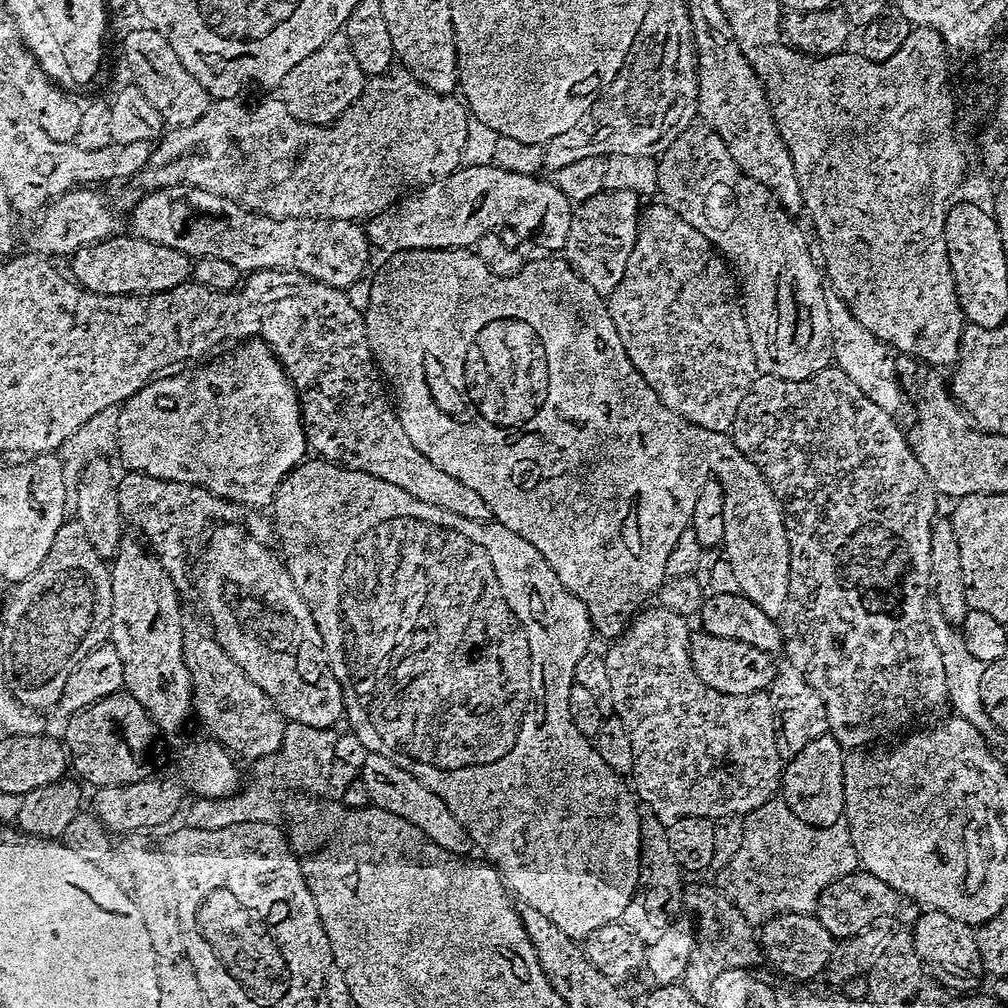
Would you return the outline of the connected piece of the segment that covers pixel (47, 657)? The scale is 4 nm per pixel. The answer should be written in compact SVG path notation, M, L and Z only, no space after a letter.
M68 518L65 519L64 524L58 530L54 546L50 546L50 554L46 554L42 566L38 566L38 570L34 570L34 574L30 574L30 578L21 580L11 591L12 601L9 602L8 609L4 612L4 636L8 639L8 652L12 655L8 660L8 665L6 665L8 679L12 685L12 693L19 698L20 703L26 708L45 710L44 708L53 707L55 709L62 698L62 690L66 690L66 681L70 678L70 674L74 674L74 670L78 670L78 665L81 664L82 658L86 658L86 654L90 654L90 650L102 646L111 637L112 574L109 561L103 560L98 554L98 550L94 550L94 546L90 546L90 542L78 521L74 518Z

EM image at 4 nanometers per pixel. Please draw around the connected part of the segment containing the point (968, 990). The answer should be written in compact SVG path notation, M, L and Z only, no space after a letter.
M924 910L915 922L911 937L927 971L942 987L953 994L972 994L979 989L976 987L979 986L980 979L985 979L986 973L978 954L973 925L958 922L958 918L950 918L950 914L945 912Z

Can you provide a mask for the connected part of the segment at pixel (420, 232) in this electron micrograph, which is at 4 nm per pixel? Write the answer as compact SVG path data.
M495 163L484 166L461 166L454 174L442 178L438 182L428 184L415 194L409 194L402 200L396 201L382 214L371 216L363 225L364 233L368 235L368 243L388 256L396 256L400 252L414 250L446 250L447 248L471 249L482 238L482 234L490 234L497 230L509 228L517 232L524 240L545 248L545 253L563 253L566 238L570 234L570 213L574 205L571 200L558 190L551 179L539 180L540 176L533 174L518 174L510 170L497 168Z

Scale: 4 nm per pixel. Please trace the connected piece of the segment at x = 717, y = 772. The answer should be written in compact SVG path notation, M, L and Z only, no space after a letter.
M648 606L632 617L622 635L607 645L608 652L603 653L606 662L607 677L611 681L611 692L614 693L614 715L621 720L630 730L630 742L634 746L634 766L630 777L631 787L638 797L639 803L649 808L659 820L666 824L678 822L678 818L706 818L713 822L724 816L745 817L748 813L758 810L767 800L773 799L781 791L782 773L785 761L780 755L778 738L776 737L776 723L774 722L774 706L770 706L770 698L767 692L755 692L754 694L722 694L706 682L698 678L694 670L694 662L690 662L690 642L692 632L688 624L689 617L675 613L661 606Z

